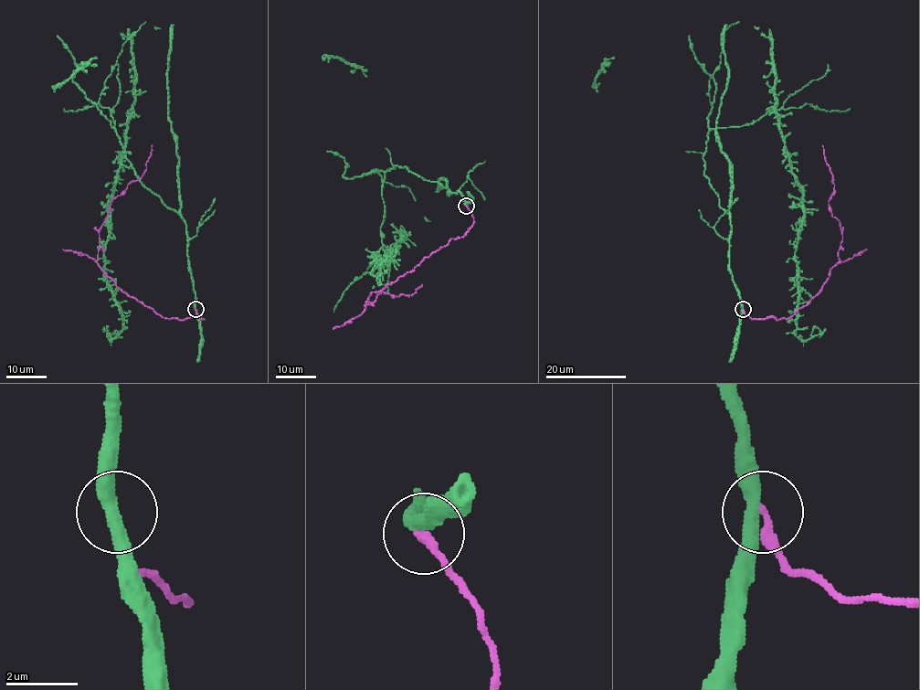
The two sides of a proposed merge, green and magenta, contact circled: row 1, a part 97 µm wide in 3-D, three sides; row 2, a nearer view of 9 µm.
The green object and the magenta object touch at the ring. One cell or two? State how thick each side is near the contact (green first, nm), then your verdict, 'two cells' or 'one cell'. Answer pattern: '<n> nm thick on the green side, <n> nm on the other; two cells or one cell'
400 nm thick on the green side, 280 nm on the other; two cells

